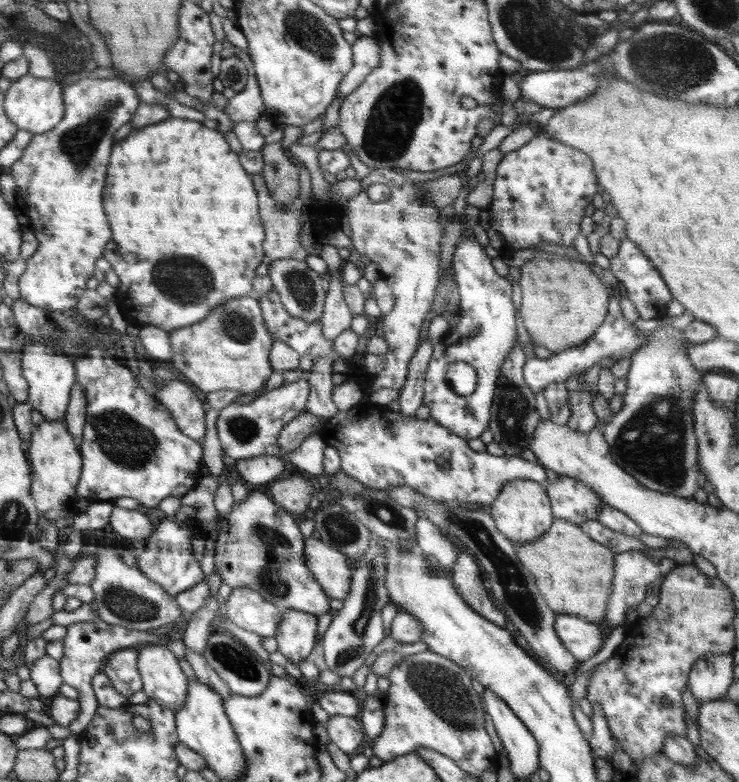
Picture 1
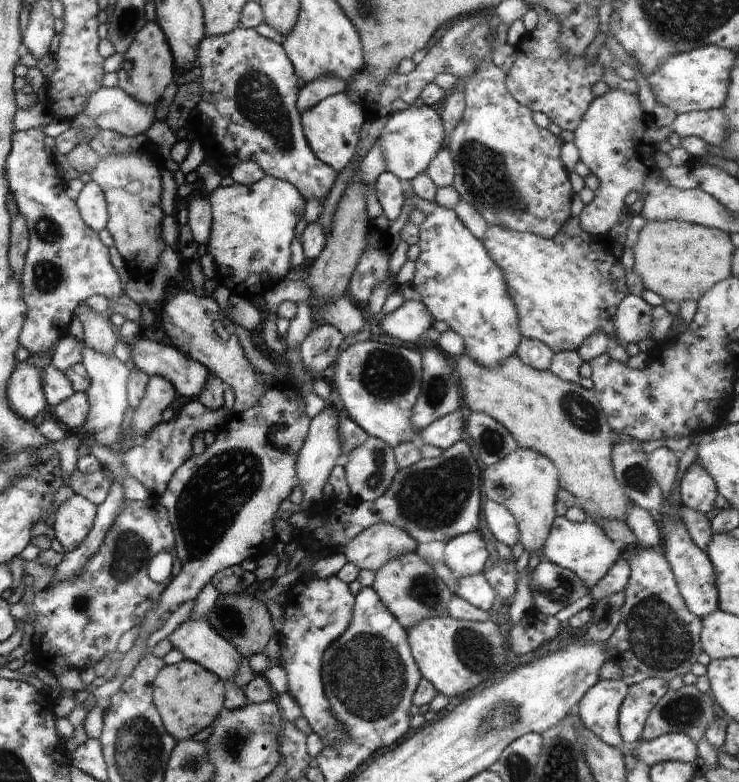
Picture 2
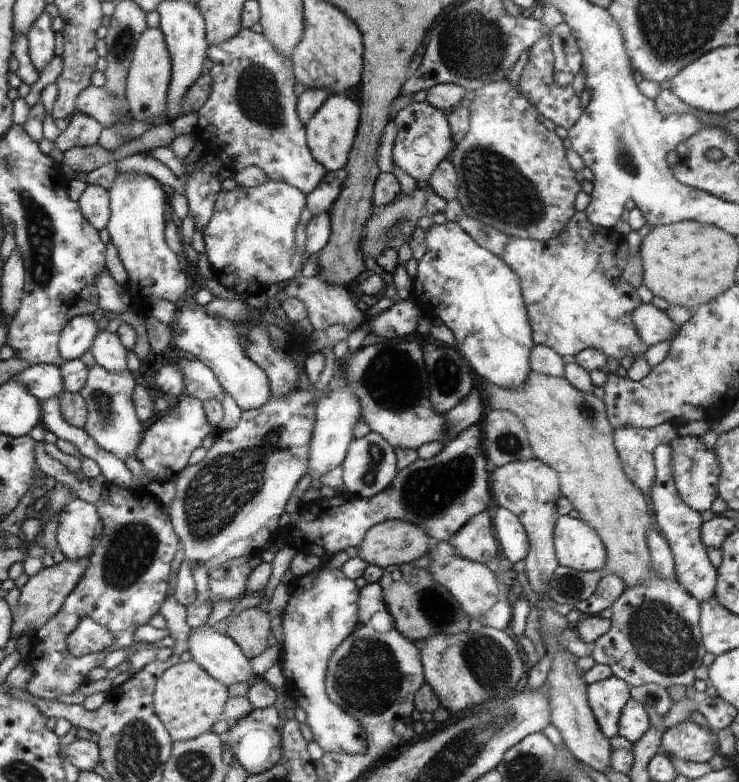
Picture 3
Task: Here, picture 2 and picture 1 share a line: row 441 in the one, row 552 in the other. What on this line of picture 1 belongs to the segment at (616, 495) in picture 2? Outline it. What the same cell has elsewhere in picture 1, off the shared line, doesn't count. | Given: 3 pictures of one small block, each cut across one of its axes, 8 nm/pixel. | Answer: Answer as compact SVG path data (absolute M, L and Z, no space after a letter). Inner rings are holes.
M553 517L548 531L536 541L513 542L520 562L531 572L548 608L556 614L566 613L590 622L604 622L608 597L614 580L616 552L592 540L577 524Z

